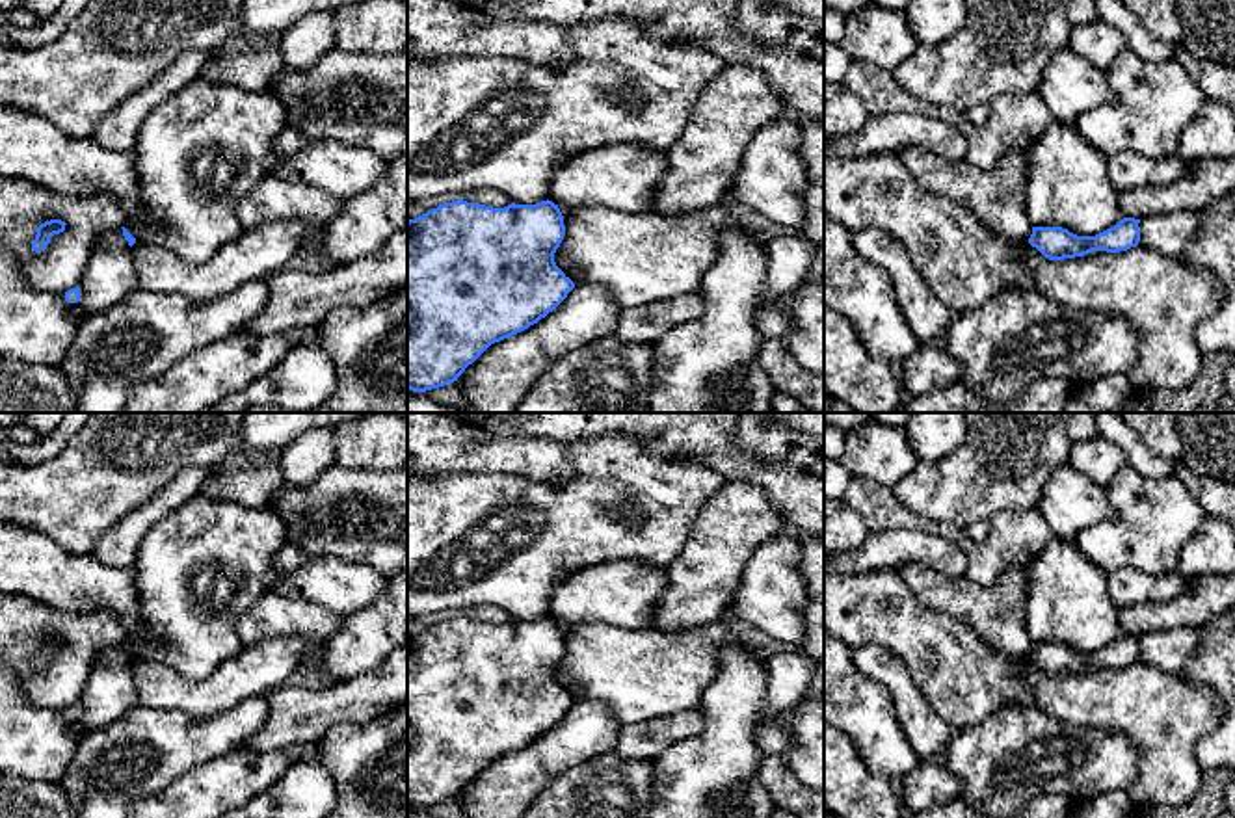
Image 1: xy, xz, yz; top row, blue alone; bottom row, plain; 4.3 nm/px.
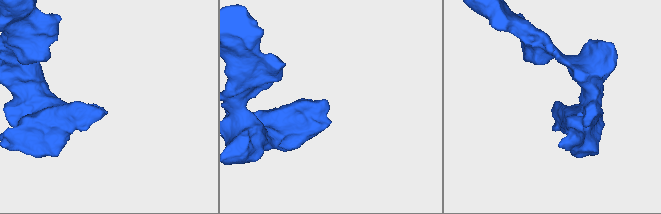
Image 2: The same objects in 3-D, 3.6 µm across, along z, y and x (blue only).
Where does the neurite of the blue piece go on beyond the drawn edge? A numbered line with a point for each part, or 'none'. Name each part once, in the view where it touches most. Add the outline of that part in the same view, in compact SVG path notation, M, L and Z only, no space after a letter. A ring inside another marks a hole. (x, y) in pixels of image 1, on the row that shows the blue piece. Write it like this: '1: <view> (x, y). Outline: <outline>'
none

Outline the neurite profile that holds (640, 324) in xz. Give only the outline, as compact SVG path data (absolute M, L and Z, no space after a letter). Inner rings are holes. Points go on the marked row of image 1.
M684 294L675 299L655 301L619 312L614 336L627 342L653 344L664 333L703 314L703 296Z

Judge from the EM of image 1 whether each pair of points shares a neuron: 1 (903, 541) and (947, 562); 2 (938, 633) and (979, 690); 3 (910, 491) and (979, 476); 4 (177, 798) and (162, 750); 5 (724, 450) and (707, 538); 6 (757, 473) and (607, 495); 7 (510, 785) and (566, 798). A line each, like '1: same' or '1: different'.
1: same
2: same
3: same
4: different
5: different
6: different
7: different

